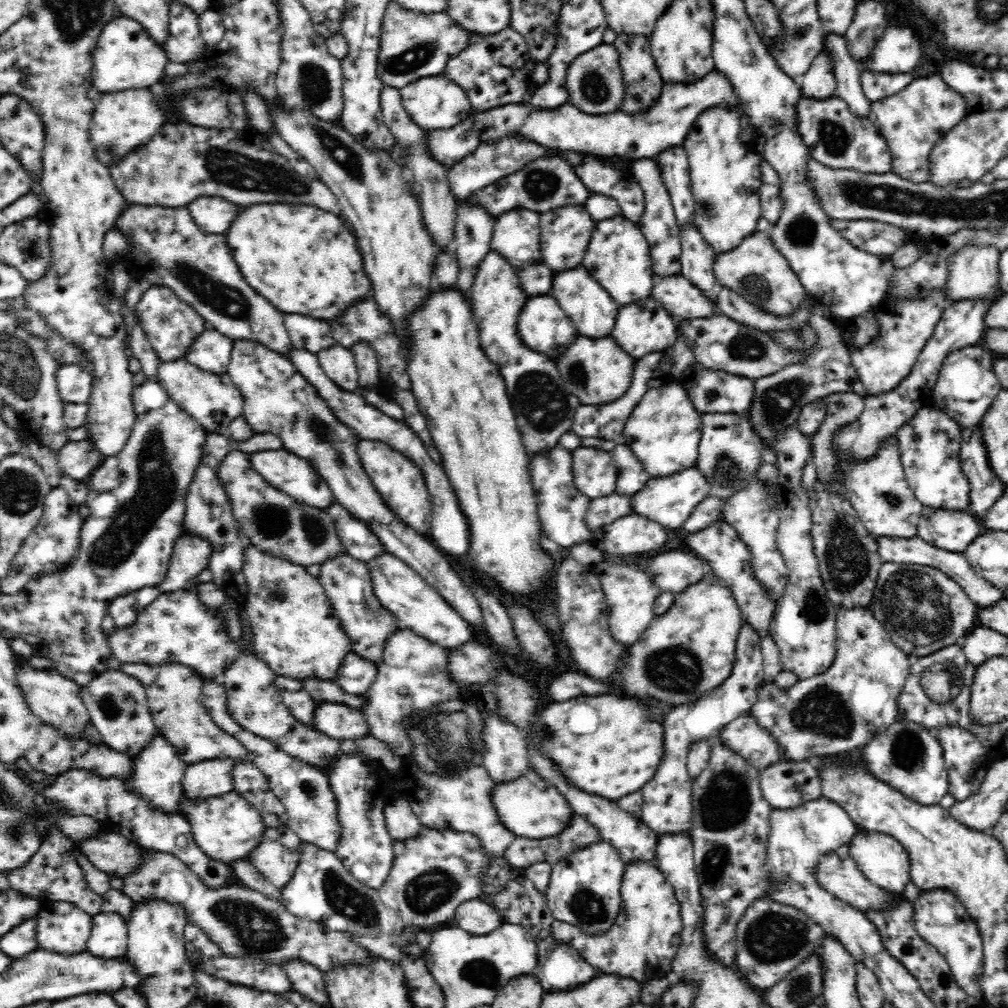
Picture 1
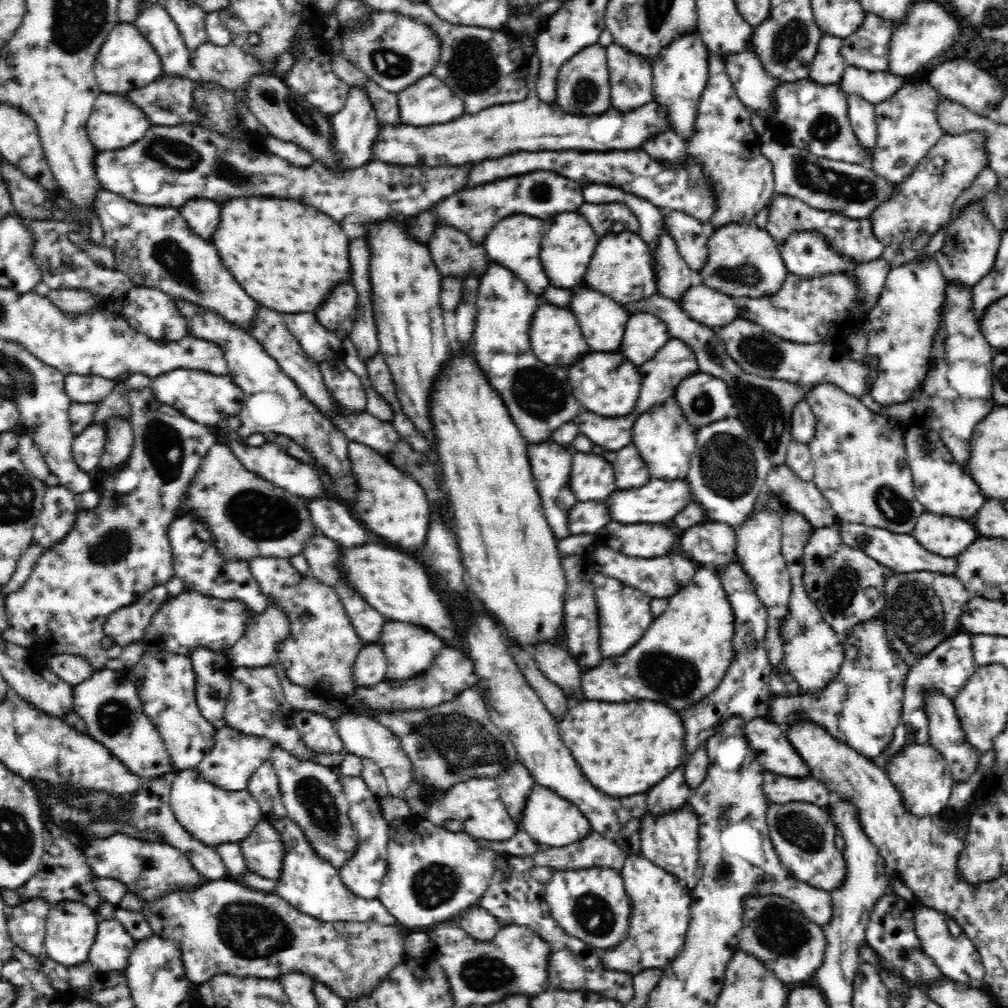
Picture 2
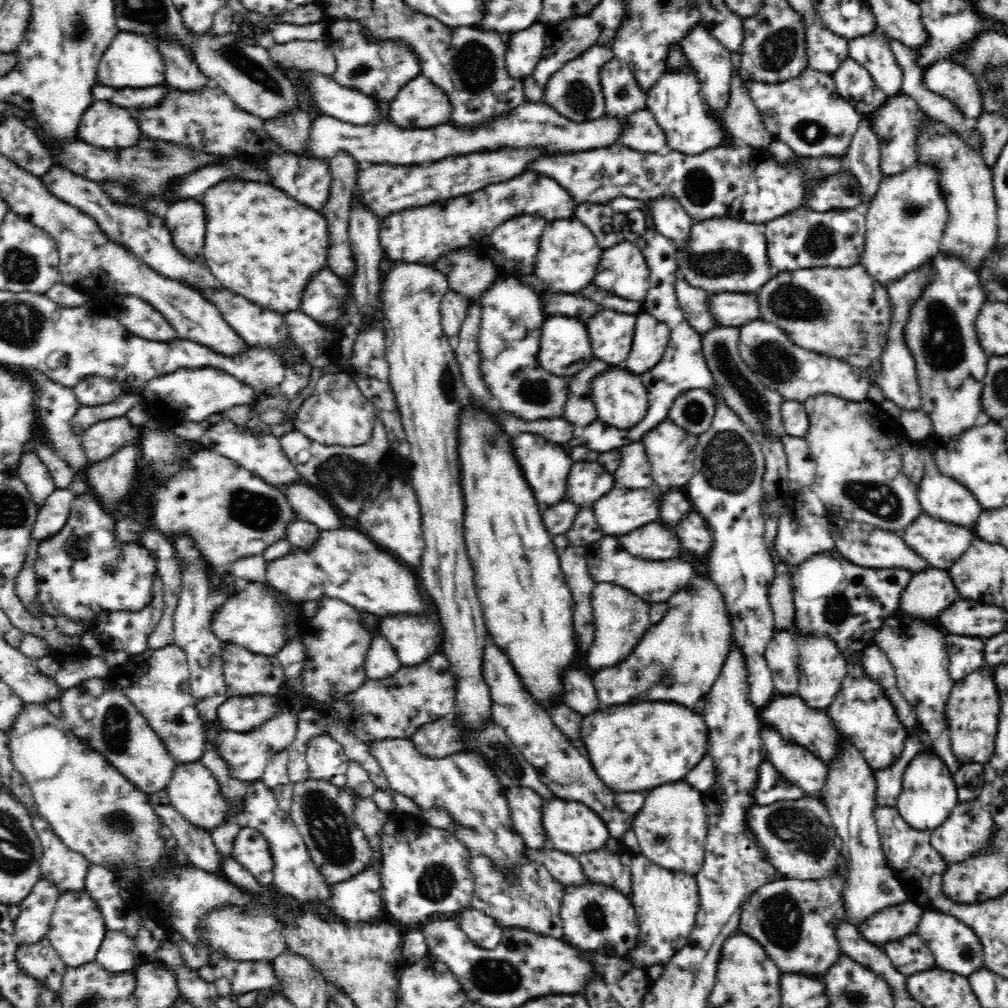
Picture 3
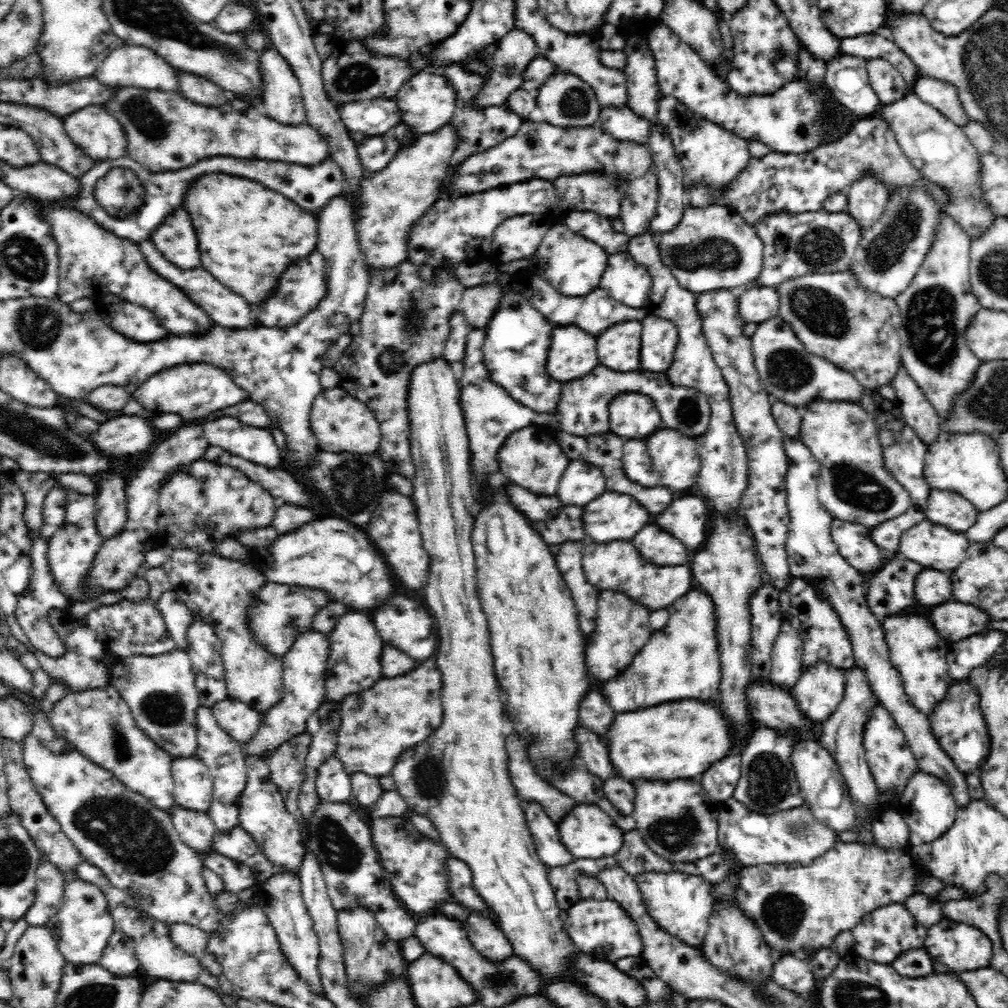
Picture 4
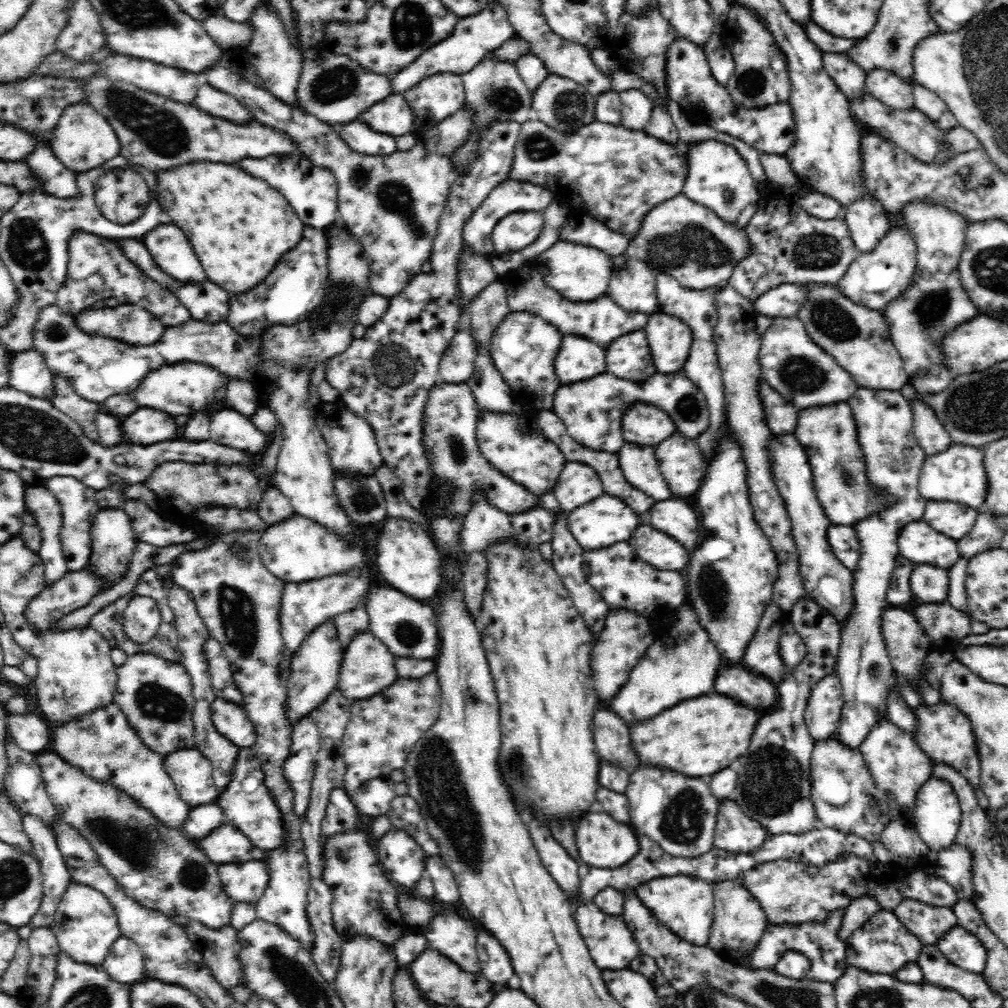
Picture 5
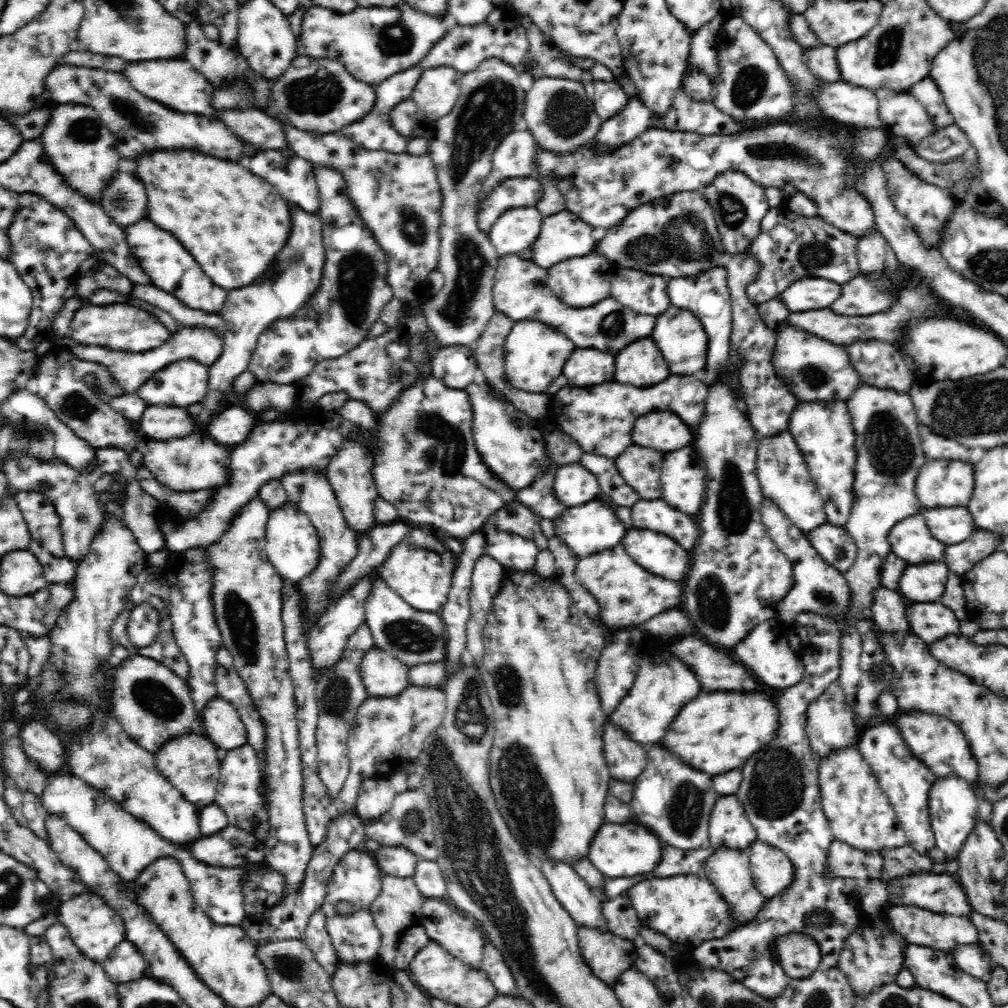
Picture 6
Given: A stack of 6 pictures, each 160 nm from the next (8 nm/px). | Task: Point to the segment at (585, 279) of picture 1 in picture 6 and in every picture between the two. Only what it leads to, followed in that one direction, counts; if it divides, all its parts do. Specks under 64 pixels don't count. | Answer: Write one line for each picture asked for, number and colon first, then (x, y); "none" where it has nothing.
2: (602, 321)
3: (611, 332)
4: (619, 347)
5: (629, 358)
6: (641, 364)

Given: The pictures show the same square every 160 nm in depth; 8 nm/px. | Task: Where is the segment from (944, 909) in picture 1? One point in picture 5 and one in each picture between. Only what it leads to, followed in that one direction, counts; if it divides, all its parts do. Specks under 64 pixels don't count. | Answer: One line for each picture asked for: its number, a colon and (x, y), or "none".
2: (957, 958)
3: (956, 948)
4: (961, 947)
5: (962, 948)

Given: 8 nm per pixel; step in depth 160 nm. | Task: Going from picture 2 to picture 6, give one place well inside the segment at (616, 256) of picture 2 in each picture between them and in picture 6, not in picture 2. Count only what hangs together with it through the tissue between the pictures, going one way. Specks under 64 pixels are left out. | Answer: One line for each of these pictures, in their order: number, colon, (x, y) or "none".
3: (622, 270)
4: (628, 282)
5: (632, 286)
6: (644, 293)

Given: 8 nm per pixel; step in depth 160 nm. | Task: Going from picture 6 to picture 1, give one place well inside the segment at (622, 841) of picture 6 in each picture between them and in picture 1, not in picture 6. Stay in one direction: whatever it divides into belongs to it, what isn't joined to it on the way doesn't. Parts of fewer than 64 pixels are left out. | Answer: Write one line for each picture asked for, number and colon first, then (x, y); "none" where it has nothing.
1: (531, 807)
2: (550, 820)
3: (572, 827)
4: (588, 832)
5: (602, 842)

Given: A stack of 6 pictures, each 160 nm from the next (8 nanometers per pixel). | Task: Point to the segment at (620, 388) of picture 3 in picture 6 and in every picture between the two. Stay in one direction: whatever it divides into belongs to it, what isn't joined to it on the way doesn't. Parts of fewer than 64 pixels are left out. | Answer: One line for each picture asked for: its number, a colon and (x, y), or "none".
4: (631, 416)
5: (642, 424)
6: (664, 431)

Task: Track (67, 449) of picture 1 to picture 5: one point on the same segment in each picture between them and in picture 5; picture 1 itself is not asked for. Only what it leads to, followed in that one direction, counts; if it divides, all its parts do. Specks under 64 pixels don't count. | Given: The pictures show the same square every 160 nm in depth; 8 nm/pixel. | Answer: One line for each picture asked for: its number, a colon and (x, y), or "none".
2: (88, 446)
3: (103, 439)
4: (122, 435)
5: (146, 426)

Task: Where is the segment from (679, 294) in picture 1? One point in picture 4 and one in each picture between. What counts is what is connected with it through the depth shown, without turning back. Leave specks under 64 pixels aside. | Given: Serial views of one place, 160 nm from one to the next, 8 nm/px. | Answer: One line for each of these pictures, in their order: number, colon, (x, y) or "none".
2: (705, 305)
3: (730, 309)
4: (756, 305)

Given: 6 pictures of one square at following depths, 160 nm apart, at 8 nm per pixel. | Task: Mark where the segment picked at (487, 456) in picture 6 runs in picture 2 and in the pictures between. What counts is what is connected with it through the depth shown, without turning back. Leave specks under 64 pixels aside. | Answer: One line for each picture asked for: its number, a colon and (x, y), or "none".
2: (550, 462)
3: (545, 464)
4: (530, 457)
5: (512, 444)

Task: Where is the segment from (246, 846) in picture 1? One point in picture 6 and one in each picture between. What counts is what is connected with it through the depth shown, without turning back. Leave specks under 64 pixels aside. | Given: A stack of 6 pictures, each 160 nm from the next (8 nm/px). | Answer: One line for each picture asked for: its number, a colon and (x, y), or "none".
2: (212, 815)
3: (193, 790)
4: (193, 790)
5: (192, 773)
6: (191, 762)

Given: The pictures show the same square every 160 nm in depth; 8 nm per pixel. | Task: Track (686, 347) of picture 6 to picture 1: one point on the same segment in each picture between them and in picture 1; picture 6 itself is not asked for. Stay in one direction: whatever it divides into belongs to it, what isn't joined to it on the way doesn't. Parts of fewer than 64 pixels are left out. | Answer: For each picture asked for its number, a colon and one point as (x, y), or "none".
1: (644, 327)
2: (646, 334)
3: (651, 337)
4: (659, 336)
5: (670, 340)

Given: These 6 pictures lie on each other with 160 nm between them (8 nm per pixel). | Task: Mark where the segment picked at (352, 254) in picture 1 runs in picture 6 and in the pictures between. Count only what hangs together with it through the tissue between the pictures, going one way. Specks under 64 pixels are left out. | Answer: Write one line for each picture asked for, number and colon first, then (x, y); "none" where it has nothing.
2: (289, 267)
3: (261, 244)
4: (246, 234)
5: (239, 226)
6: (234, 223)

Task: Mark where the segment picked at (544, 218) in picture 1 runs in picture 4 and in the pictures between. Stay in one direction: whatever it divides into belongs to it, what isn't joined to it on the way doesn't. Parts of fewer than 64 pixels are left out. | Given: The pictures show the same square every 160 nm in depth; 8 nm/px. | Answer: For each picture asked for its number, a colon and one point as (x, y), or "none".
2: (568, 243)
3: (568, 256)
4: (572, 264)

